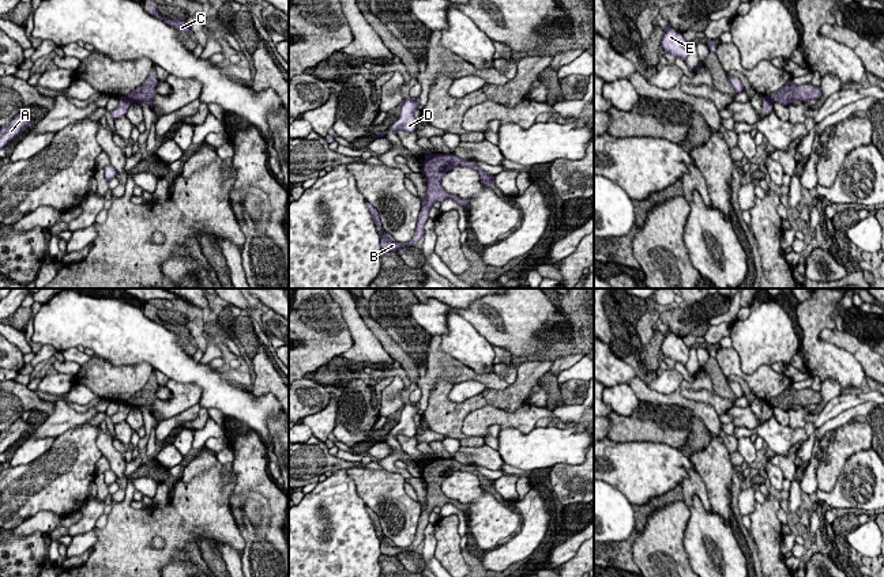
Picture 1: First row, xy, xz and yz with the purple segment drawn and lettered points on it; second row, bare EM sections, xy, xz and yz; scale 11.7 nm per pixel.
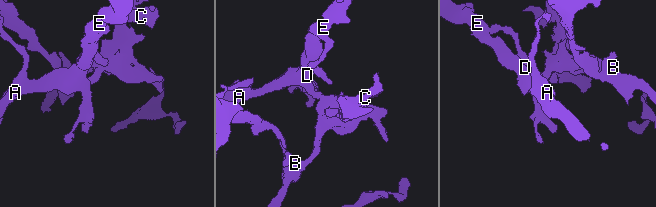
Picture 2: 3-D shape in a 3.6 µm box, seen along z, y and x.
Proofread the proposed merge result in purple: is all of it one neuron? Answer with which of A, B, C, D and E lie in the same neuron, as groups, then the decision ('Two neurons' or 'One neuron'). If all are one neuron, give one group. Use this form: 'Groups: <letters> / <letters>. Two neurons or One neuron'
Groups: A D E / B C. Two neurons

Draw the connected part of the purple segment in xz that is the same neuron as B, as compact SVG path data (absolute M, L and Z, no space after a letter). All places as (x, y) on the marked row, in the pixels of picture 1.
M432 154L429 158L426 158L422 163L421 173L426 178L426 197L422 201L422 207L418 215L418 222L417 222L417 229L414 237L406 242L400 244L396 242L395 240L391 241L390 238L385 237L385 231L380 229L380 246L383 250L388 252L396 252L399 248L403 246L415 246L415 244L424 237L424 226L425 222L429 218L429 210L433 207L436 201L443 201L447 199L452 199L458 204L467 207L469 200L460 199L456 195L448 193L443 186L441 186L441 180L443 176L449 171L455 166L464 166L464 167L471 167L475 169L479 173L481 182L485 186L492 188L494 184L494 176L490 176L481 170L474 161L467 161L462 159L454 154Z

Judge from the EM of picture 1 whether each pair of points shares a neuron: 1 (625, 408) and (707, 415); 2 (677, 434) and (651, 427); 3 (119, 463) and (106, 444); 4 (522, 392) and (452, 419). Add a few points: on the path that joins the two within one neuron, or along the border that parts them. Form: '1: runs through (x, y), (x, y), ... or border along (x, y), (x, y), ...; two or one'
1: border along (628, 385), (639, 400); two
2: runs through (670, 429), (658, 427); one
3: runs through (116, 459), (106, 448); one
4: runs through (504, 399), (481, 399), (470, 404); one

